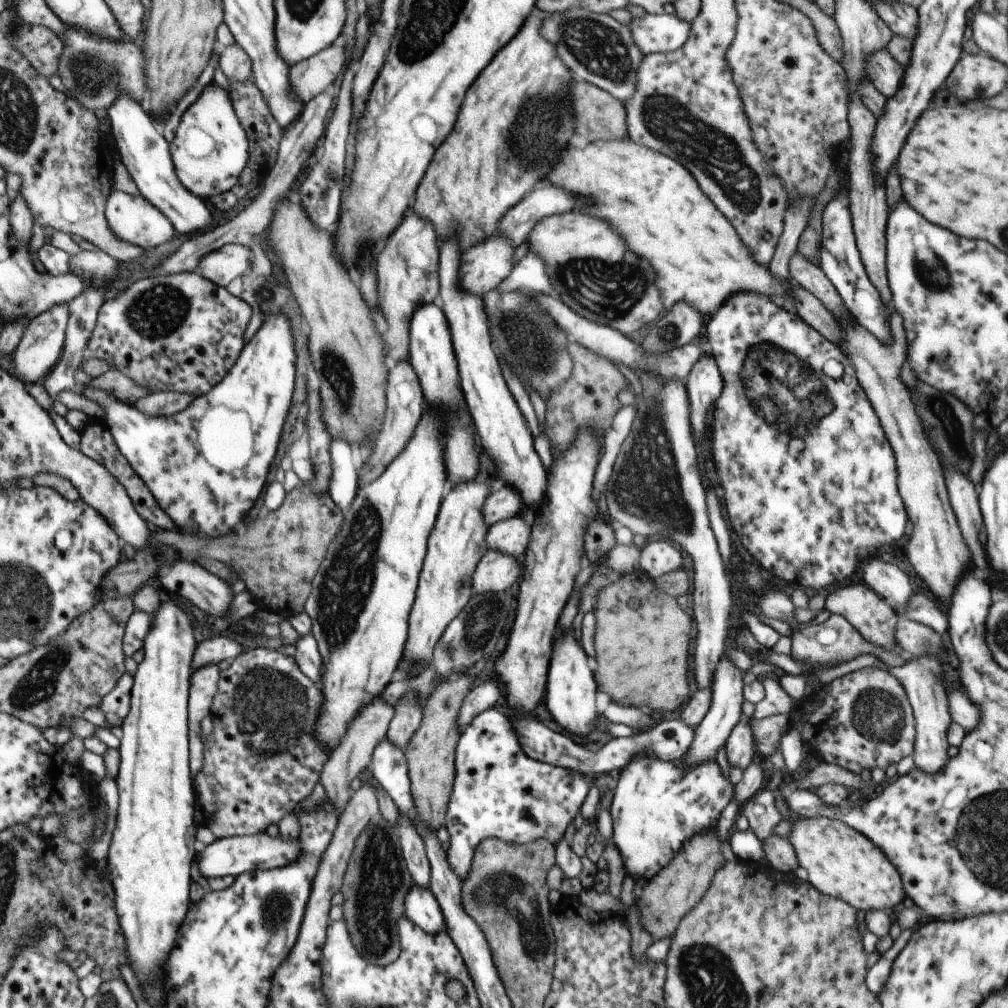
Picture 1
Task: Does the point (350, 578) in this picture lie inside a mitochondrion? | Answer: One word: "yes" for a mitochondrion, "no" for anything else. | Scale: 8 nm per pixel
yes

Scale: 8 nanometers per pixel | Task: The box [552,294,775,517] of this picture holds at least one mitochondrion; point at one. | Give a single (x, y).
(668, 333)

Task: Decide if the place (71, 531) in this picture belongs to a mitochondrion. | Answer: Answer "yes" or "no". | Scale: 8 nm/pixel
no

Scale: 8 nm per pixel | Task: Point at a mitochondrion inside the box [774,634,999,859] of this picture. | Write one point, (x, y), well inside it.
(877, 714)

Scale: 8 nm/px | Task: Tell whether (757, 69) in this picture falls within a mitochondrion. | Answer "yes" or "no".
yes

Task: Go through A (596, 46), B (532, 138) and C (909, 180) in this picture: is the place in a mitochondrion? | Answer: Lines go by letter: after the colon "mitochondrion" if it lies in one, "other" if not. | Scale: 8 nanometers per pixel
A: mitochondrion
B: mitochondrion
C: other

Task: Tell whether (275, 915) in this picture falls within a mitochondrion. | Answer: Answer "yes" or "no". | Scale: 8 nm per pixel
yes

